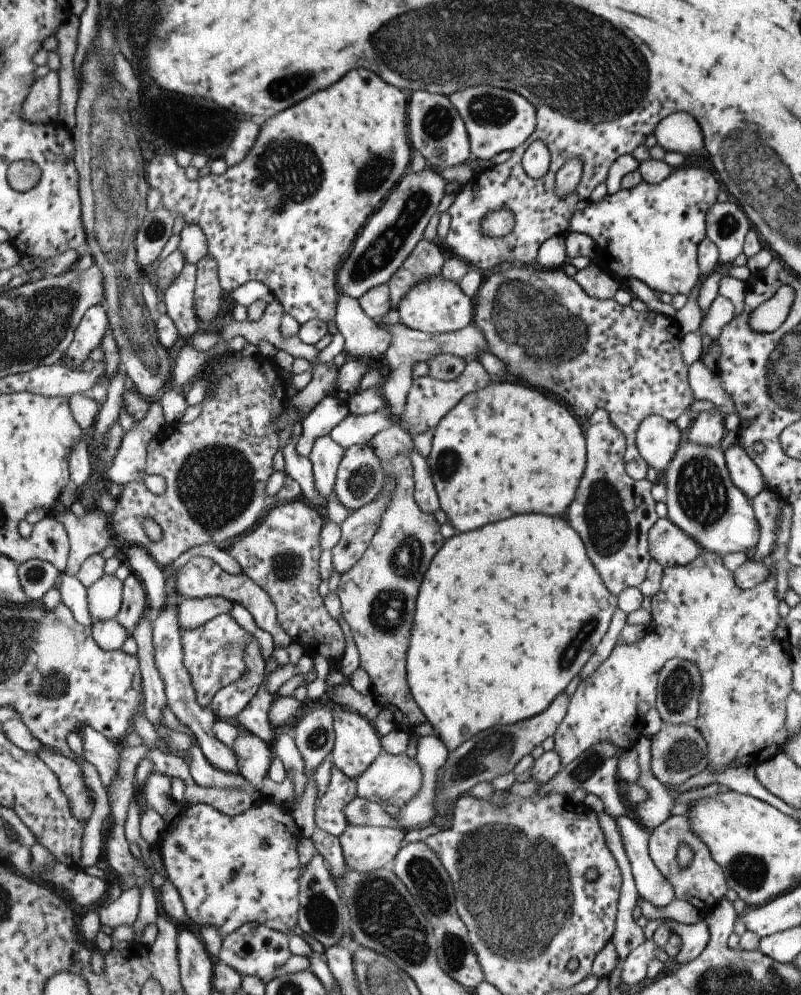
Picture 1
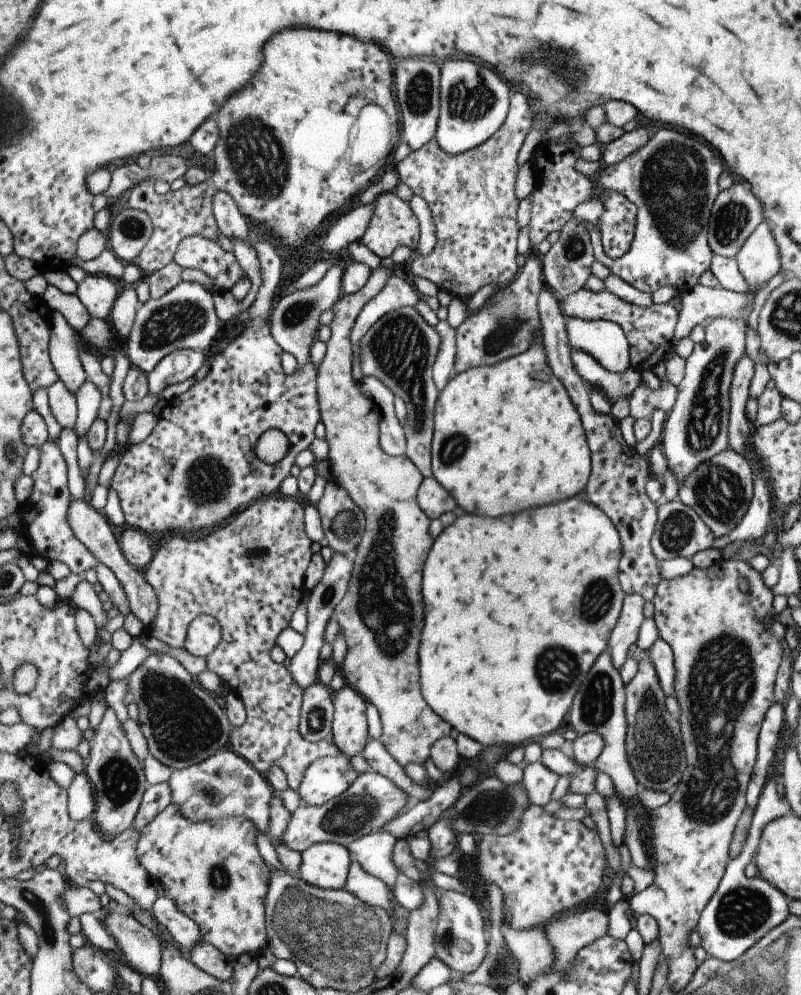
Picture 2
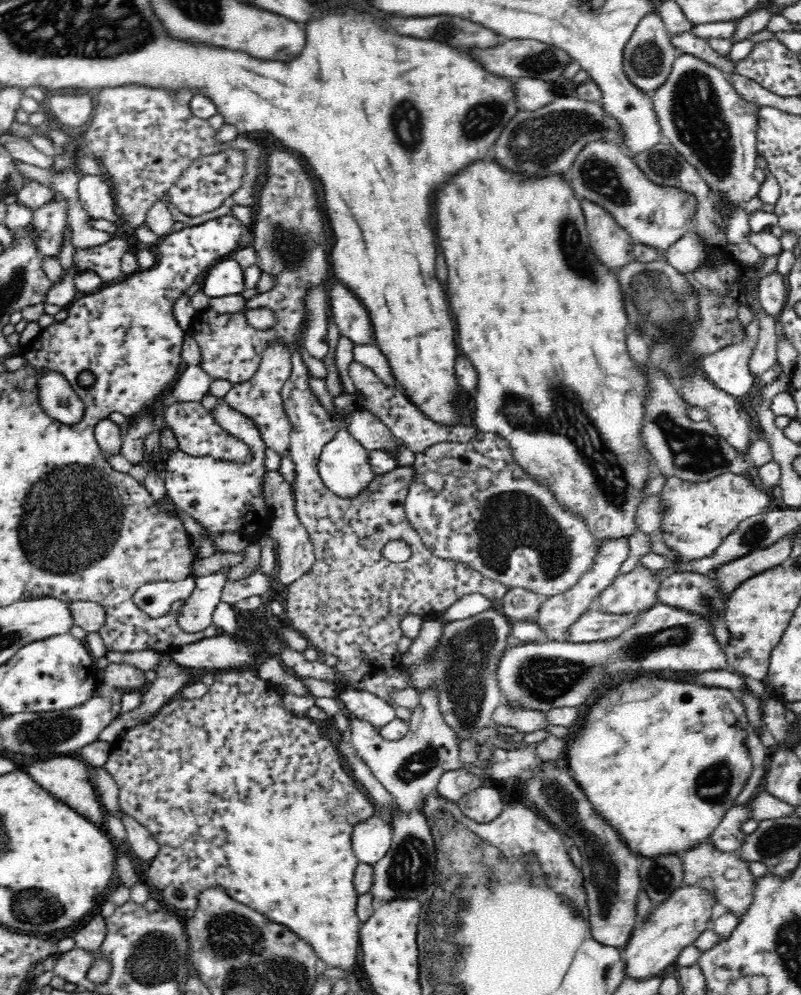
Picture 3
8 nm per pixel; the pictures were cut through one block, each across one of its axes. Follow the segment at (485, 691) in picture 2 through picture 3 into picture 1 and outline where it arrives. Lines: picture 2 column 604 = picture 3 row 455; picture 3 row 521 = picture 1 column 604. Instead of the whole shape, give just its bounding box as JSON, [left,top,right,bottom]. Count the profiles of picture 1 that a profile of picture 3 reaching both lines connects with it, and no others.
[409,514,615,754]

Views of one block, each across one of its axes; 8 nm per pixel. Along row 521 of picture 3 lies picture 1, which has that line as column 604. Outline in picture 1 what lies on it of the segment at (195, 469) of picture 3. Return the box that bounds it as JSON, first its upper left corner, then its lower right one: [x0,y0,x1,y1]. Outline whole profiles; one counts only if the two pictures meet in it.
[567,166,719,296]

